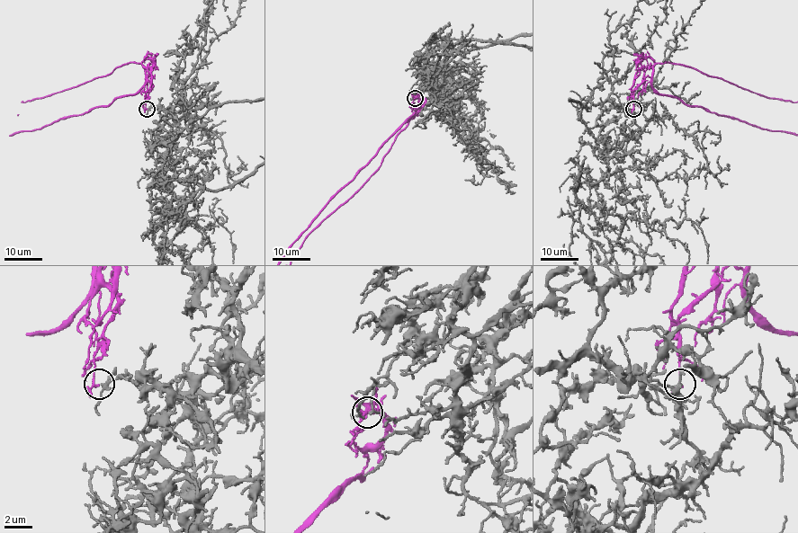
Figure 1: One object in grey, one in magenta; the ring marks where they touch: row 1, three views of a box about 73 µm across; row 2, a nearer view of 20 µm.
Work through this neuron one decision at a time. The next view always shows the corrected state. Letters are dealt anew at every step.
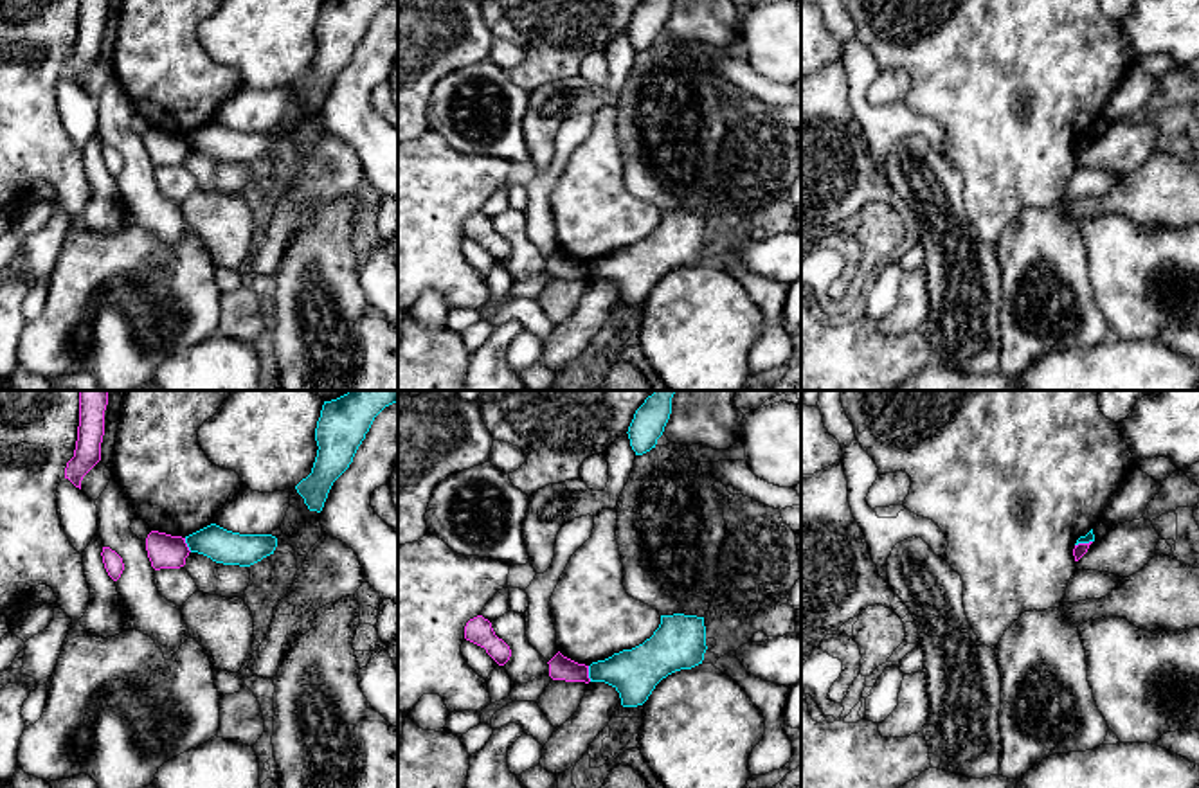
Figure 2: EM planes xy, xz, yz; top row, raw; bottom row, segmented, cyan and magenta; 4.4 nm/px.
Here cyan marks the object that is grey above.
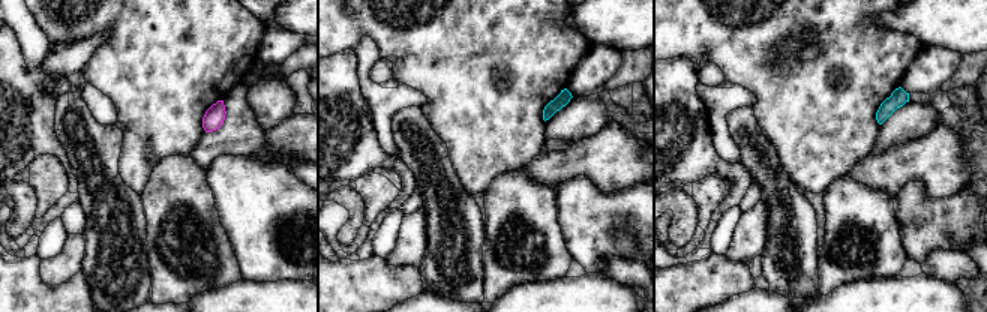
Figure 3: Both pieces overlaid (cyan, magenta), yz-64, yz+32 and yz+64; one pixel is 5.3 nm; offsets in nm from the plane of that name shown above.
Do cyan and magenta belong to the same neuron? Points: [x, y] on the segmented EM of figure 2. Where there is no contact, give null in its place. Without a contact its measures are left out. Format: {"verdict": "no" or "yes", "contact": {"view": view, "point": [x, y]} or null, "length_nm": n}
{"verdict": "no", "contact": {"view": "xz", "point": [589, 673]}, "length_nm": 70}

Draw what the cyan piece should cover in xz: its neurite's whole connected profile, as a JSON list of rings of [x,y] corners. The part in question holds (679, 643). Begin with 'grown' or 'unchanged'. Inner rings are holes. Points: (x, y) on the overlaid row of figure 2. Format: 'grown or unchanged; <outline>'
unchanged; [[[661,615],[661,624],[643,644],[589,666],[590,682],[612,685],[623,707],[643,705],[668,675],[691,669],[706,653],[704,617]]]

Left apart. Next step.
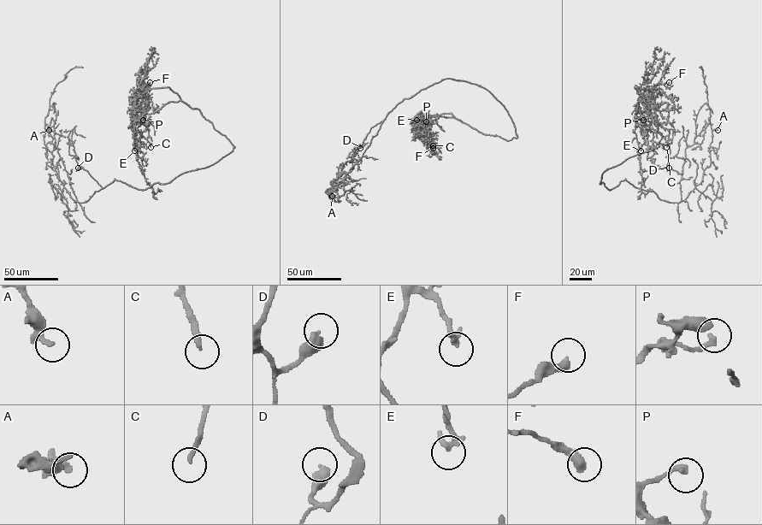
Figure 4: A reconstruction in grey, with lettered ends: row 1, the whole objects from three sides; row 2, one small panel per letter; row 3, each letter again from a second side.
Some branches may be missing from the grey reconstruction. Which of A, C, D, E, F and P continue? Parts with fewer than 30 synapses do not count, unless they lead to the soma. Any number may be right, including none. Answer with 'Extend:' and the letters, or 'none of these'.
Extend: C, E, F

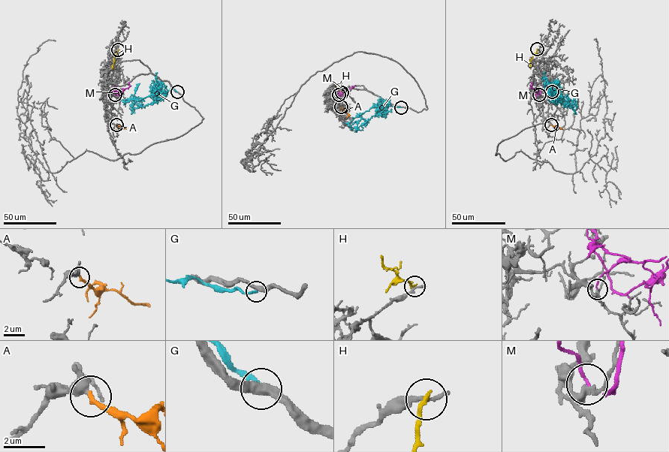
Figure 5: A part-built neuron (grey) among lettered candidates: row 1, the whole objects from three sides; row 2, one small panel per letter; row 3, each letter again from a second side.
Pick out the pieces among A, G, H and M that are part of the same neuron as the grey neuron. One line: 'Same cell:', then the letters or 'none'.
Same cell: A

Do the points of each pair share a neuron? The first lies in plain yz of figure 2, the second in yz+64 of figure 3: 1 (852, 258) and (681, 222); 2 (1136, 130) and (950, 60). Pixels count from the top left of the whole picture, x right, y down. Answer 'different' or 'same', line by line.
1: same
2: different

